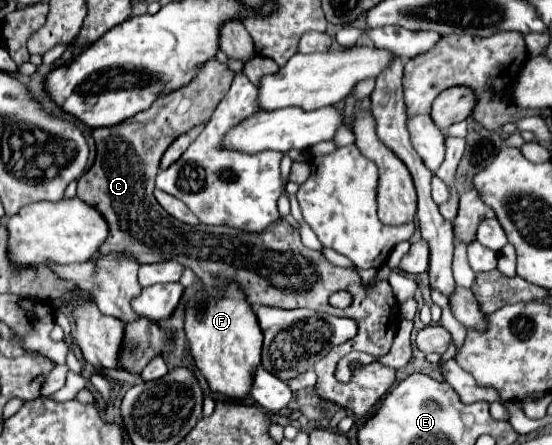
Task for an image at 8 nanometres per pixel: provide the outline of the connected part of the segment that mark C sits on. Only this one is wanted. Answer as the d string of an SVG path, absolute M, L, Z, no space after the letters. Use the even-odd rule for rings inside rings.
M211 59L211 63L205 63L203 67L199 67L195 79L191 79L191 83L187 83L187 87L181 87L179 91L169 93L169 95L161 95L159 99L155 99L155 105L151 105L147 111L139 111L139 115L133 115L133 119L125 119L119 125L93 129L91 135L95 139L97 157L95 157L93 167L87 173L81 175L79 185L77 185L77 197L83 199L85 203L93 205L95 209L99 209L101 215L109 223L111 233L109 233L107 241L101 245L101 251L99 251L101 255L131 251L137 257L139 263L177 261L185 267L191 267L203 283L219 283L219 279L223 279L227 283L231 283L231 281L239 283L241 289L247 295L247 301L253 307L261 307L261 305L281 307L281 309L307 307L307 309L319 311L319 313L333 313L333 315L357 319L359 333L351 341L333 347L319 363L315 363L313 371L317 373L317 385L315 385L315 395L317 397L321 397L325 401L331 401L339 407L349 407L359 421L365 421L371 407L395 383L395 370L391 368L383 369L385 371L383 377L363 377L363 379L353 377L353 383L351 381L349 383L339 383L333 375L333 369L335 369L335 363L341 359L341 355L347 355L349 351L365 351L365 353L371 353L371 355L385 355L389 351L389 347L393 343L393 337L395 337L395 331L397 331L397 325L399 325L399 307L397 307L397 299L393 295L391 285L387 281L377 281L375 285L365 285L355 269L341 269L341 267L329 263L323 253L305 247L301 243L301 237L299 237L297 229L291 227L285 219L277 219L275 223L271 223L271 227L267 227L259 233L239 231L235 227L211 227L211 225L195 225L193 227L193 225L185 225L185 223L177 221L175 217L171 217L157 203L157 199L153 197L155 175L159 173L159 161L161 161L165 149L177 137L185 135L187 131L191 131L197 125L205 125L211 119L215 107L227 95L233 77L235 77L235 73L229 69L227 63L219 63L217 59ZM335 291L349 291L351 297L353 297L353 303L347 309L333 307L329 303L329 295L333 295Z

